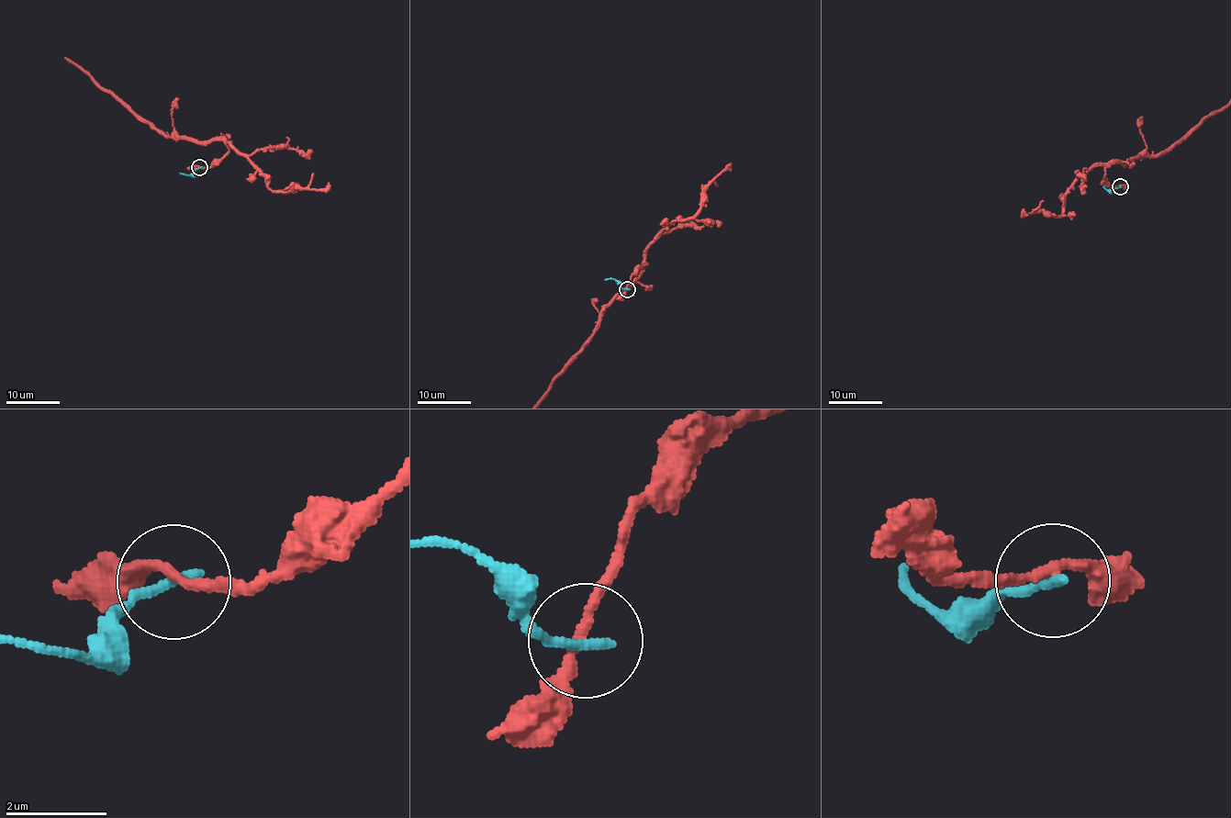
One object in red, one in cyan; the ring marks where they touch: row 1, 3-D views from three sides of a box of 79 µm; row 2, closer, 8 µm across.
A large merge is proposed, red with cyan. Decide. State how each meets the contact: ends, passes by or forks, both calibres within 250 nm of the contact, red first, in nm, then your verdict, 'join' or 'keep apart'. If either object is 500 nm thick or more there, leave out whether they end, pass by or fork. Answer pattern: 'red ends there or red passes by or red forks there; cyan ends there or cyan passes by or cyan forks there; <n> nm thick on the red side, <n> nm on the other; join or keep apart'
red passes by; cyan ends there; 180 nm thick on the red side, 200 nm on the other; keep apart

